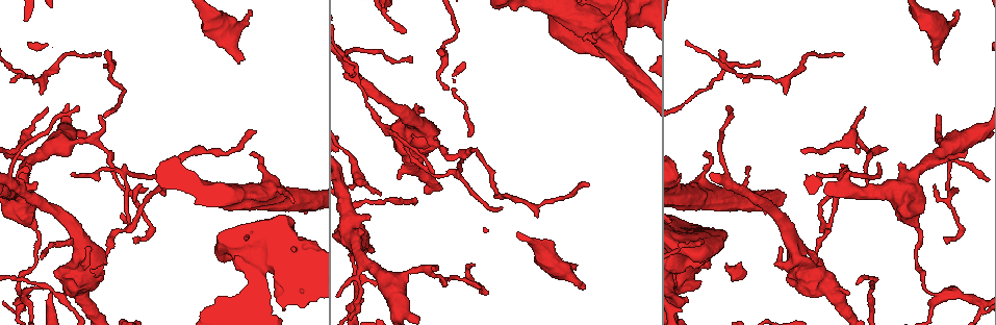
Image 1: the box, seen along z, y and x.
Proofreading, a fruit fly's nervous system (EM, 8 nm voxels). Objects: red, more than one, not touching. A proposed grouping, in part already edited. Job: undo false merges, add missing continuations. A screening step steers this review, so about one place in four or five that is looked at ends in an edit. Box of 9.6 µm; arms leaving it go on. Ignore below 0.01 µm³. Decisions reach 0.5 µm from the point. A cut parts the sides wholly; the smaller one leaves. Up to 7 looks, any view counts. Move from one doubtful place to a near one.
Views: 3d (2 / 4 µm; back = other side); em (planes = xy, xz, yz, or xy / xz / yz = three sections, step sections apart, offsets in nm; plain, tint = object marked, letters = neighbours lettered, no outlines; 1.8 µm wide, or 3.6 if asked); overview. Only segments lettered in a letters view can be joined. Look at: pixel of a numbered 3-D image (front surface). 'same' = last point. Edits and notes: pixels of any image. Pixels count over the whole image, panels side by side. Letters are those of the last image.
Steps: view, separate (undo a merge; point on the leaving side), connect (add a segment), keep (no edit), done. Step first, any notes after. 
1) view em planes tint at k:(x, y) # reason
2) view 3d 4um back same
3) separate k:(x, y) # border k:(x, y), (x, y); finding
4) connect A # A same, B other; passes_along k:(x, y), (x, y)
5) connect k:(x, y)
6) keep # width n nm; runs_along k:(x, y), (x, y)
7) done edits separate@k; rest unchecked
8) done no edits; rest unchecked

view em planes letters at 1:(421, 124) # small branch off a trunk

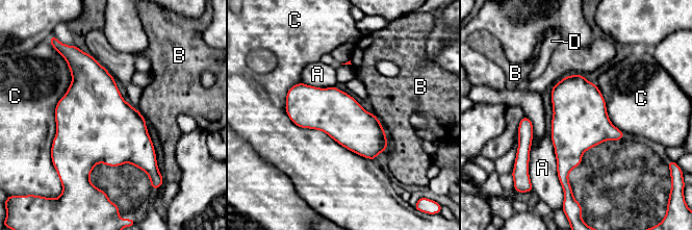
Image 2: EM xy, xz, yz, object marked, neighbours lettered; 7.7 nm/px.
keep # A other, B other, C other, D other; all the same neuron

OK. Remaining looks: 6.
view 3d 4um at 1:(747, 166) # an open end

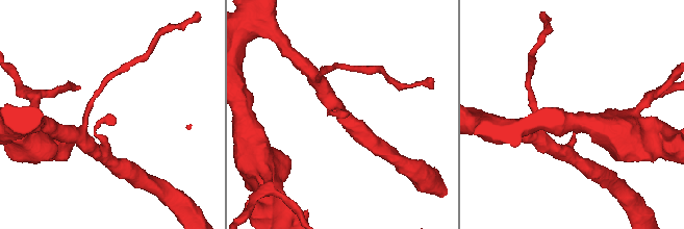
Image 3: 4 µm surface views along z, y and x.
view em xy step 8 tint at 3:(345, 111) # now the EM

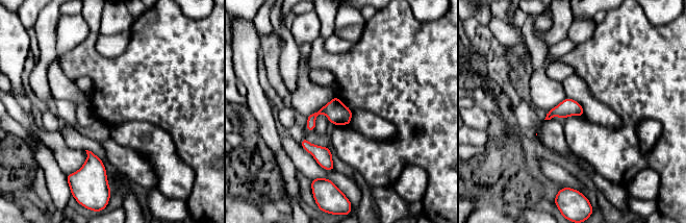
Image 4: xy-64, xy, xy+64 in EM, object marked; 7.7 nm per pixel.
view em planes letters same # another direction

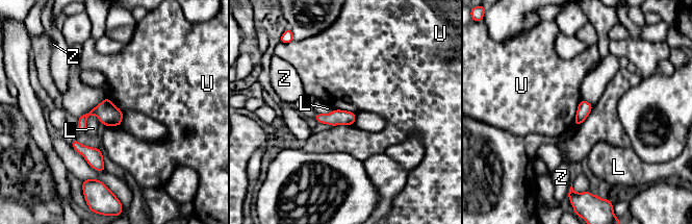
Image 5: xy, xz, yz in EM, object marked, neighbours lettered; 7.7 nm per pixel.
keep # L other, U other, Z other; border 5:(582, 99), (578, 105), (573, 124); no lettered segment goes on from it

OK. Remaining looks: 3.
view 3d 2um back at 1:(106, 50) # branch stops here

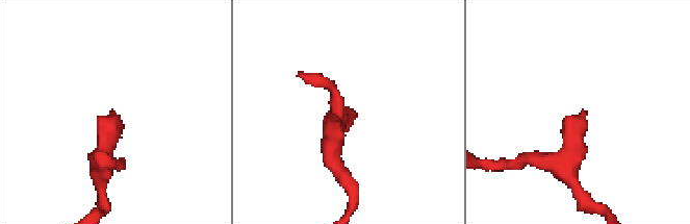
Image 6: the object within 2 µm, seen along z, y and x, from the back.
view em planes tint at 6:(110, 110)

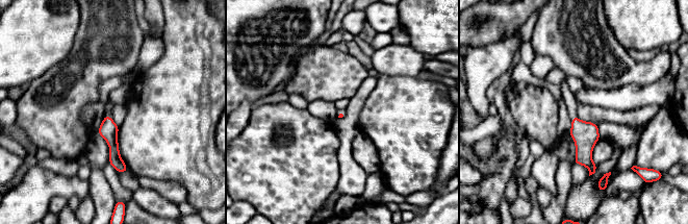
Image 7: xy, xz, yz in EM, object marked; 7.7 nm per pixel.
view em planes letters same

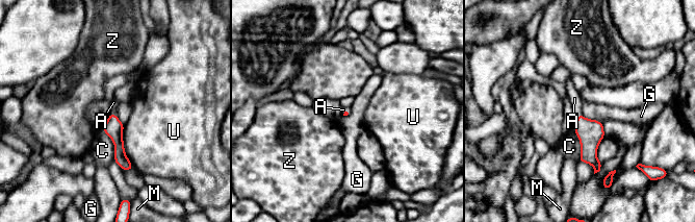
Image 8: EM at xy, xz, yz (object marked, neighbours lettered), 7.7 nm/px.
keep # longest_contact U 360 nm; A other, C other, G other, M other, U other, Z other; none of them fits

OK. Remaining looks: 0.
done no edits; rest unchecked

